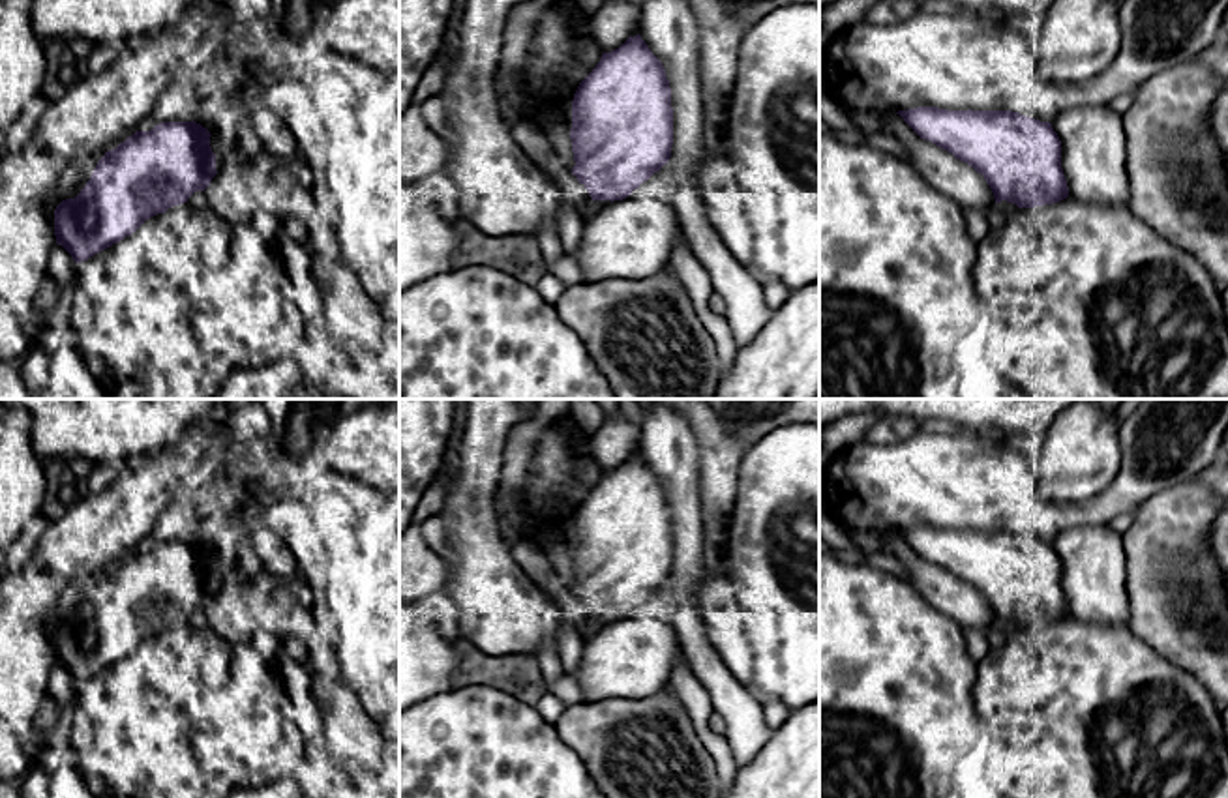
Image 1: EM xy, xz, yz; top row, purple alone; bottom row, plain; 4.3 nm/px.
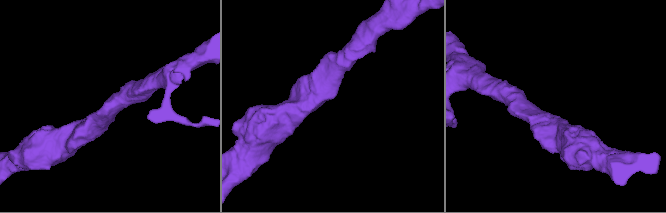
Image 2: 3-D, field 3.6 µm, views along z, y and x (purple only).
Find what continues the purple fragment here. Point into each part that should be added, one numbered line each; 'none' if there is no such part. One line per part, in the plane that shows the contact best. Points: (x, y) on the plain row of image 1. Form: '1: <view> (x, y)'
none

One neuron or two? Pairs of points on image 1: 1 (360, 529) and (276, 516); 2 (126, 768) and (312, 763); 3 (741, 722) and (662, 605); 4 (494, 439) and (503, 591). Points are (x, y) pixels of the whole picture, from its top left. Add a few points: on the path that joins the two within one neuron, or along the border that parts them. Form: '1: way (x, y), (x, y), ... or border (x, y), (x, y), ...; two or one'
1: border (297, 495), (323, 542), (325, 564); two
2: border (306, 757), (291, 772); two
3: border (668, 581), (670, 622); two
4: way (480, 476), (480, 553); one

